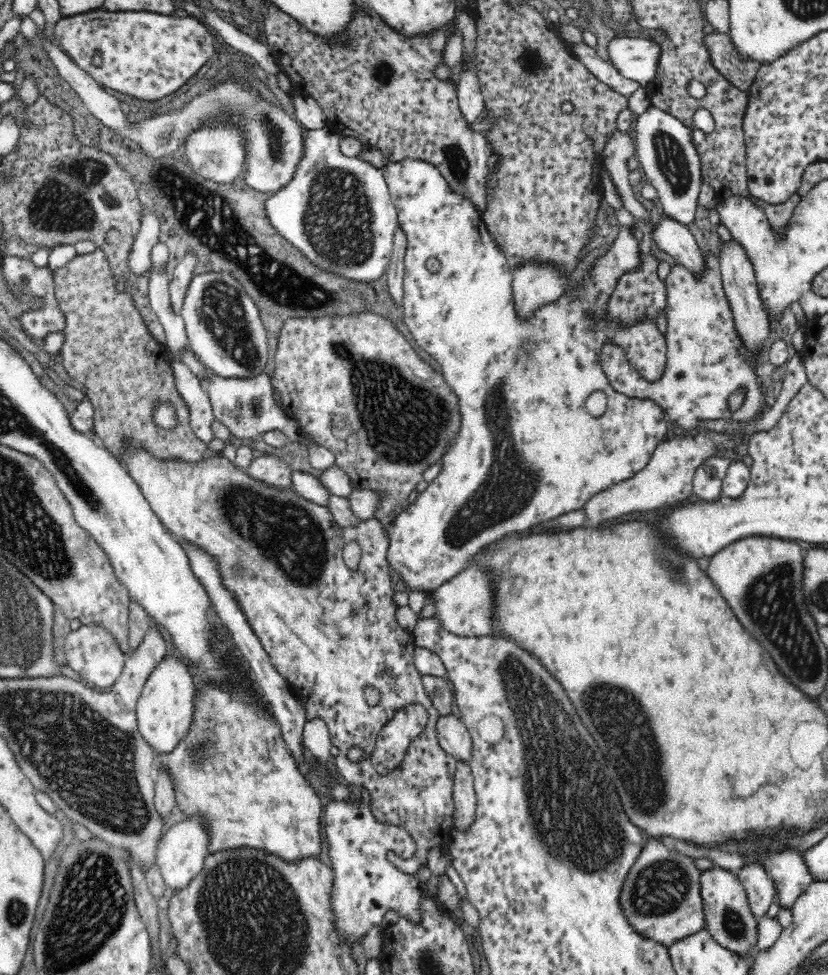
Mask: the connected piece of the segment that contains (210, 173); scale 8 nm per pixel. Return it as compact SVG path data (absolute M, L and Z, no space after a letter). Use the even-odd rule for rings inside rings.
M210 125L192 131L185 142L185 154L193 170L208 181L228 184L244 173L244 140L236 125Z

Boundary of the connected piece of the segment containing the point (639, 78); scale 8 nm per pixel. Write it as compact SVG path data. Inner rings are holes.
M616 37L608 44L608 57L614 68L644 88L655 77L660 54L660 45L648 38Z

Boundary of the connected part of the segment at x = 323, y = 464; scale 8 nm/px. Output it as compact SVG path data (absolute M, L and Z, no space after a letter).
M266 371L248 378L224 378L214 374L208 380L204 380L203 385L208 393L215 419L230 429L237 442L258 439L268 430L280 430L285 434L288 442L307 446L312 467L324 470L336 465L334 454L319 444L310 443L301 432L298 421L290 419L283 411L283 407L275 403L272 381Z

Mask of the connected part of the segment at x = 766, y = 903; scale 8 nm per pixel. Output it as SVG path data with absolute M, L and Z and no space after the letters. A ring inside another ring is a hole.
M758 863L744 865L739 869L737 877L747 892L750 910L757 919L766 916L776 896L777 886Z

